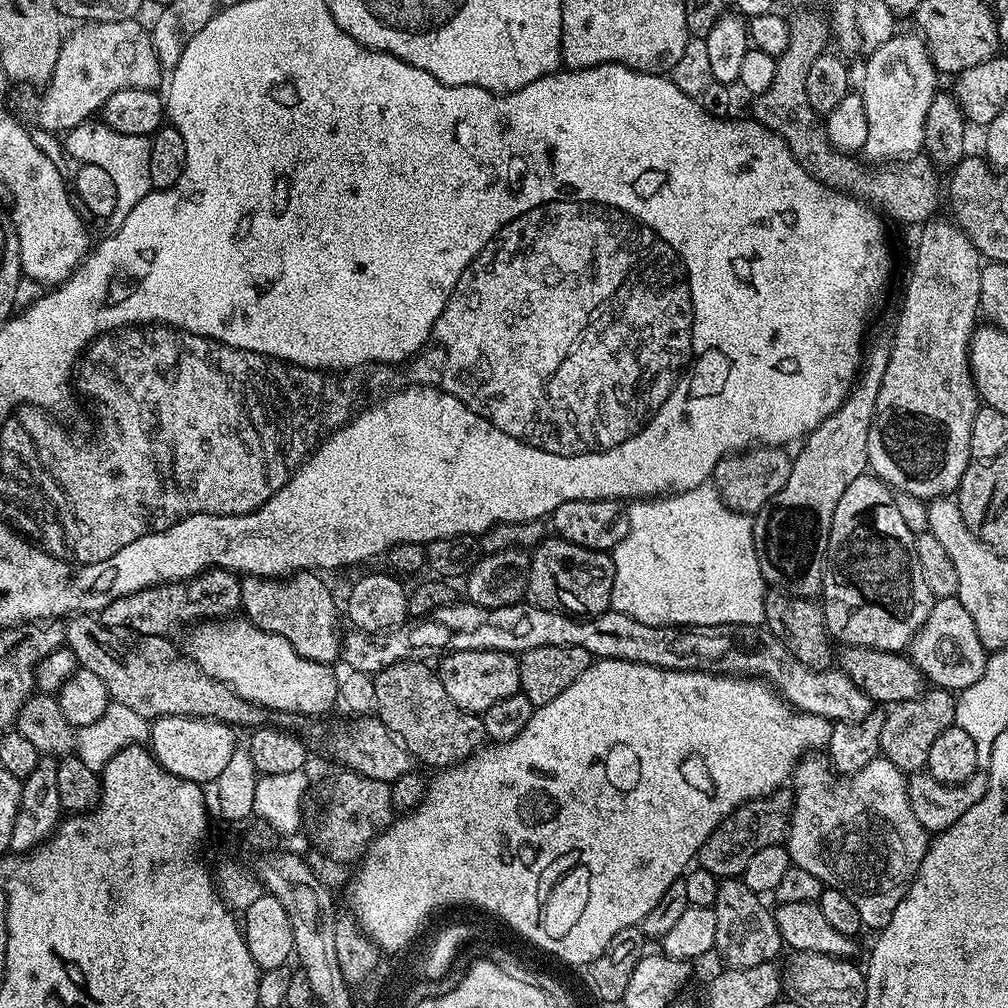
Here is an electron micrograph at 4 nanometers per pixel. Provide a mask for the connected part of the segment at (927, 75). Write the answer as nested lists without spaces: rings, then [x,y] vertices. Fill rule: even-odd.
[[[898,32],[891,40],[873,49],[868,56],[860,89],[867,118],[863,155],[866,154],[872,160],[915,155],[923,149],[926,116],[938,91],[938,73],[928,46],[919,33]]]

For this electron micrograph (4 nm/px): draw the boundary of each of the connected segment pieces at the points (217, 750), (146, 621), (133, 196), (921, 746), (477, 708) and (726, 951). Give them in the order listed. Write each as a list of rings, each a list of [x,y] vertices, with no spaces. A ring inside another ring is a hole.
[[[157,716],[151,721],[150,727],[150,752],[157,762],[167,772],[201,786],[208,786],[216,781],[218,774],[222,774],[222,769],[228,765],[230,757],[234,755],[234,750],[238,747],[237,729],[231,724],[223,724],[217,720],[194,718],[193,716]]]
[[[206,568],[189,580],[158,584],[154,588],[143,588],[134,594],[112,600],[98,614],[107,628],[121,630],[132,627],[141,637],[167,637],[168,632],[180,628],[183,624],[203,622],[213,618],[228,618],[241,611],[241,577],[228,568]],[[192,620],[192,621],[191,621]]]
[[[89,118],[66,132],[63,137],[64,148],[80,164],[93,164],[102,166],[106,174],[114,182],[114,190],[118,190],[118,206],[115,219],[122,221],[142,198],[146,198],[148,192],[153,191],[150,182],[150,146],[151,139],[147,136],[135,136],[134,134],[118,134],[110,125],[96,118]]]
[[[929,687],[924,695],[907,700],[901,704],[891,705],[884,712],[882,722],[882,742],[880,756],[894,762],[905,774],[921,771],[930,758],[930,746],[938,739],[942,730],[957,723],[956,696],[947,688]]]
[[[462,650],[439,657],[438,675],[446,694],[462,710],[482,714],[494,702],[502,702],[520,691],[520,661],[511,652],[498,650]]]
[[[740,878],[720,880],[718,898],[714,905],[718,918],[715,955],[720,955],[729,968],[753,968],[777,959],[782,941],[771,907],[763,904],[761,893],[750,889]]]

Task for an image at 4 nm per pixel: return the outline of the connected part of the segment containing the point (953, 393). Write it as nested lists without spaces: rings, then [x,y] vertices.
[[[920,228],[916,238],[916,253],[912,256],[896,333],[890,339],[886,374],[882,377],[882,390],[878,390],[878,402],[870,422],[868,466],[871,475],[883,480],[897,493],[909,492],[922,501],[931,502],[955,493],[962,482],[962,474],[966,474],[973,461],[970,426],[974,426],[974,414],[982,407],[982,401],[972,381],[968,347],[978,327],[982,257],[961,228],[956,236],[928,236],[928,232]]]

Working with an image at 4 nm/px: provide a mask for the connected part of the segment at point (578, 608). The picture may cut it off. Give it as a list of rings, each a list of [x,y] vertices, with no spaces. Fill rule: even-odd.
[[[545,538],[531,549],[528,562],[527,603],[587,618],[609,611],[614,586],[614,562],[608,552],[574,546],[559,538]]]

